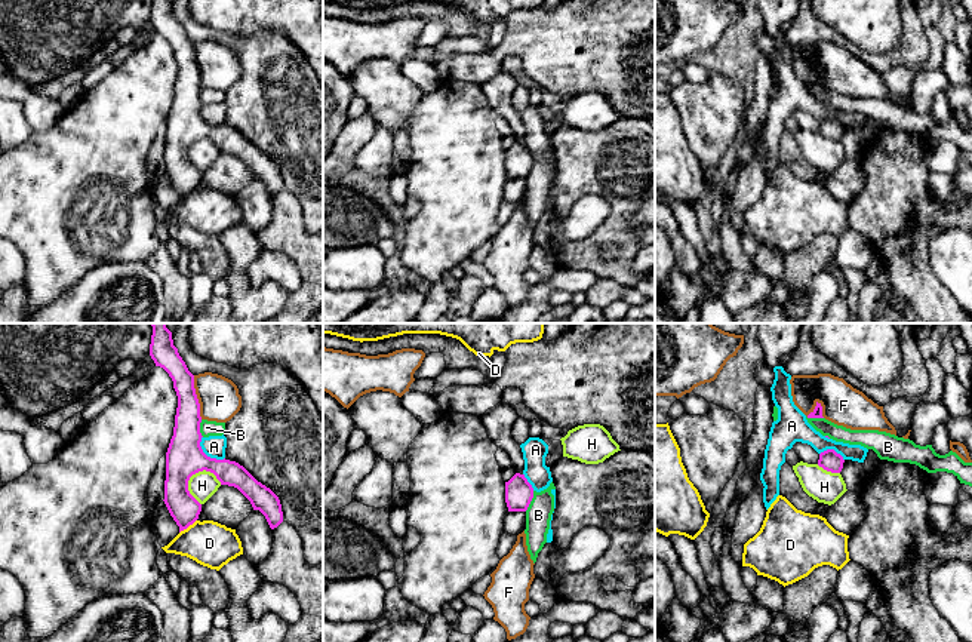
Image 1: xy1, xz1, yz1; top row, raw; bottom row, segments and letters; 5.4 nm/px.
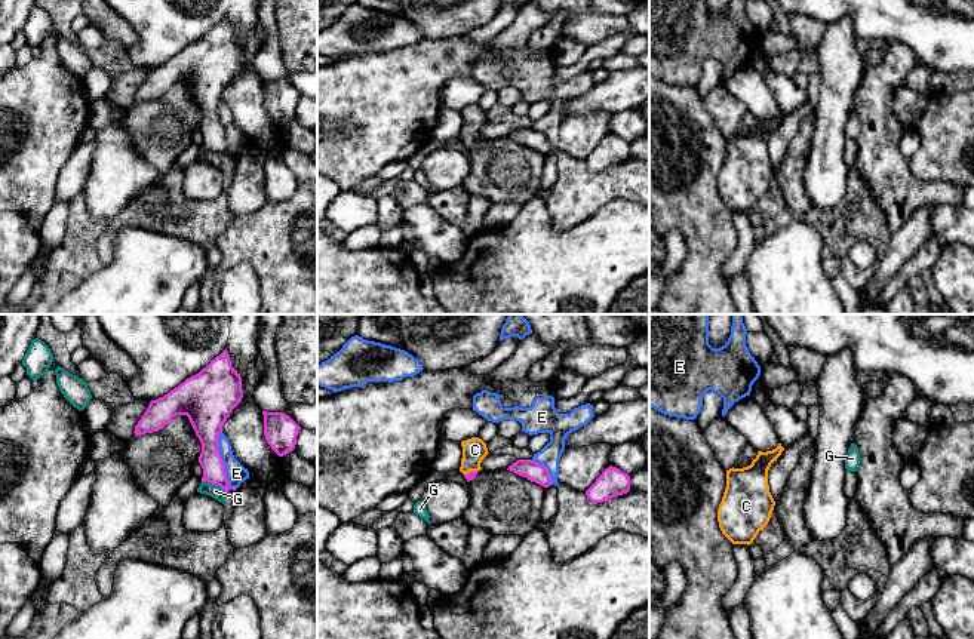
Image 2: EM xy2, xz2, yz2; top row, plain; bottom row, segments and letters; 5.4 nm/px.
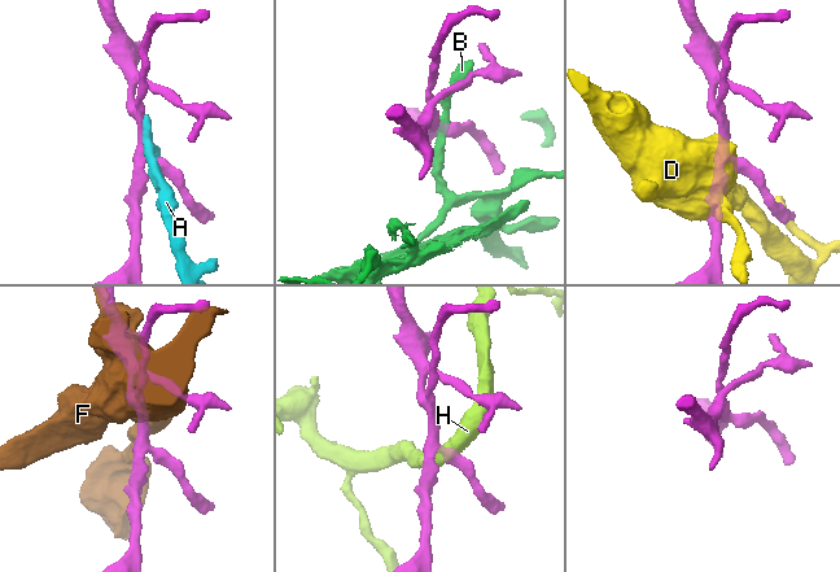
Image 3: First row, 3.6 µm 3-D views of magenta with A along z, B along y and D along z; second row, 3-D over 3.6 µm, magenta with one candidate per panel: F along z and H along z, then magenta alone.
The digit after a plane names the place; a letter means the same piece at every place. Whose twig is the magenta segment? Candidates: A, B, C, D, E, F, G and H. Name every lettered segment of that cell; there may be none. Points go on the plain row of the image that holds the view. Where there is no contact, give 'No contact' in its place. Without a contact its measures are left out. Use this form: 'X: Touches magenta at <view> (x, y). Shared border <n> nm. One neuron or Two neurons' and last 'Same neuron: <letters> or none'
A: Touches magenta at xy1 (206, 123). Shared border 180 nm. Two neurons
B: Touches magenta at xz1 (531, 168). Shared border 120 nm. Two neurons
C: Touches magenta at xz2 (470, 140). Shared border 80 nm. One neuron
D: Touches magenta at xy1 (187, 194). Shared border 120 nm. Two neurons
E: Touches magenta at xy2 (221, 129). Shared border 340 nm. Two neurons
F: Touches magenta at xy1 (196, 65). Shared border 240 nm. Two neurons
G: Touches magenta at xy2 (217, 151). Shared border 120 nm. Two neurons
H: Touches magenta at xy1 (187, 151). Shared border 200 nm. Two neurons
Same neuron: C

